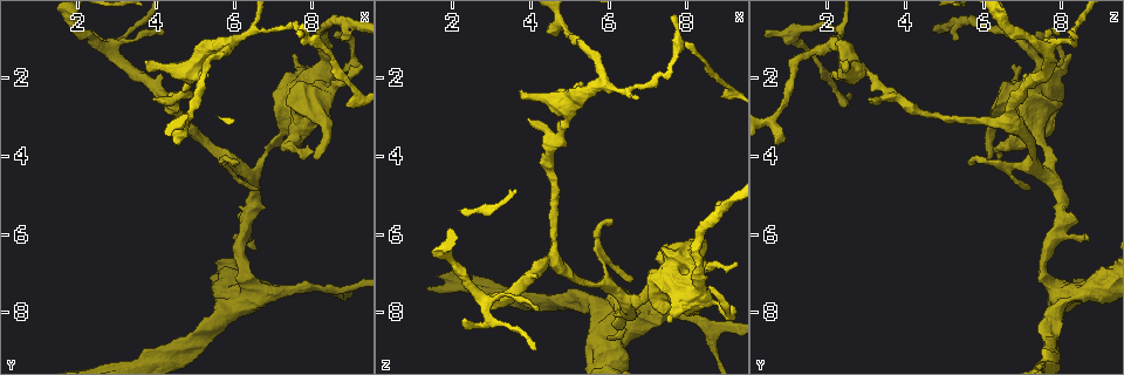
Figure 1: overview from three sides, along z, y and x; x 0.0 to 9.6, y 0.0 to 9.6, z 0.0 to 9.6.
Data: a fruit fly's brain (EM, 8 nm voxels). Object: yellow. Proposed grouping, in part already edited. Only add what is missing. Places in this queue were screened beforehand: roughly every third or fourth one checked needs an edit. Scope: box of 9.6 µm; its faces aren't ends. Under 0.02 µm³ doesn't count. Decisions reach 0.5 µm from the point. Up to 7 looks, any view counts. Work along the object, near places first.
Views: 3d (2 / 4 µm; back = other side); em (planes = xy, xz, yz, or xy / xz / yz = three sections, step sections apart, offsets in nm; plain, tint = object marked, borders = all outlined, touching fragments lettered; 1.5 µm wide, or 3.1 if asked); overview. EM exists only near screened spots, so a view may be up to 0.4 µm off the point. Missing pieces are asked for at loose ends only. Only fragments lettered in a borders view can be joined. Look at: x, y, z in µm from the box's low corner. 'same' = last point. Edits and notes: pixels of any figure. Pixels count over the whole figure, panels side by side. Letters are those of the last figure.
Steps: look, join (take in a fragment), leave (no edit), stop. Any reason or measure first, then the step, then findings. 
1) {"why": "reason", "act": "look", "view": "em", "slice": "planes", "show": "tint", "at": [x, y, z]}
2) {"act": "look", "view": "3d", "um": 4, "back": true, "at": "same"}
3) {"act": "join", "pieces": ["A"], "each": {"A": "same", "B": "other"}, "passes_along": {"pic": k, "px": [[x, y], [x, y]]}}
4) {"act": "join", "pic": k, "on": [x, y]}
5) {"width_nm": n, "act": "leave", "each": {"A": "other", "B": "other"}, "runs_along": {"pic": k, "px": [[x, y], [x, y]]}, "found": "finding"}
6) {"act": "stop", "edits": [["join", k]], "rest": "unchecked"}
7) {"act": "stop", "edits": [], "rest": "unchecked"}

{"why": "an open end", "act": "look", "view": "3d", "um": 2, "at": [5.35, 1.85, 2.20]}

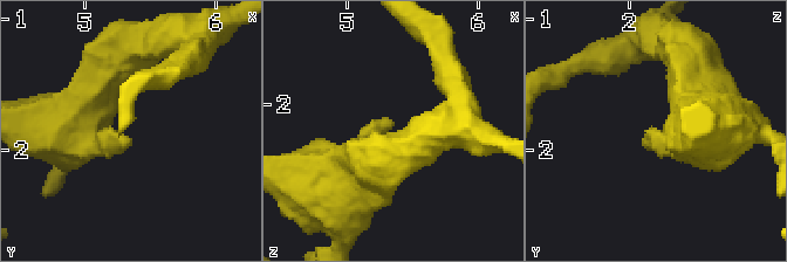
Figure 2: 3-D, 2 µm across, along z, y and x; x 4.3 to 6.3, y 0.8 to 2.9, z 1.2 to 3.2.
{"why": "need the tissue", "act": "look", "view": "em", "slice": "xy", "step": 8, "show": "borders", "at": [5.36, 1.88, 2.14]}

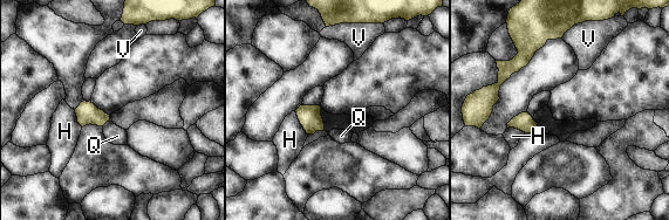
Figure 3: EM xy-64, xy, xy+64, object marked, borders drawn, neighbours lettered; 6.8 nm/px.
{"act": "leave", "each": {"H": "other", "Q": "other", "V": "other"}, "found": "none of them fits"}

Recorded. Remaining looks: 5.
{"why": "branch stops here", "act": "look", "view": "em", "slice": "yz", "step": 4, "show": "borders", "at": [4.25, 0.85, 7.95]}

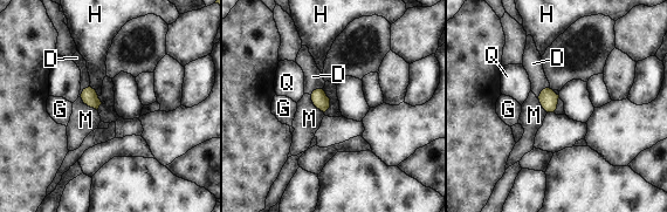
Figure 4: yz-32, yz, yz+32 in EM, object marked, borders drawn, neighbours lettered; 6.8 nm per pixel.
{"why": "another direction", "act": "look", "view": "em", "slice": "xz", "step": 4, "show": "borders", "at": "same"}

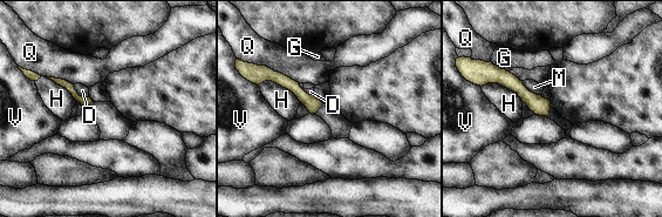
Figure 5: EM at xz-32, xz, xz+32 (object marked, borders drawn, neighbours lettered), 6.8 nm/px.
{"longest_contact_nm": ["H", 320], "act": "leave", "each": {"D": "other", "G": "other", "H": "other", "M": "other", "Q": "other", "V": "other"}, "border": {"pic": 5, "px": [[521, 81], [530, 90], [540, 95]]}, "found": "none of them fits"}

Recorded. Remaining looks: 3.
{"why": "an open end", "act": "look", "view": "3d", "um": 4, "at": [8.70, 1.00, 5.30]}

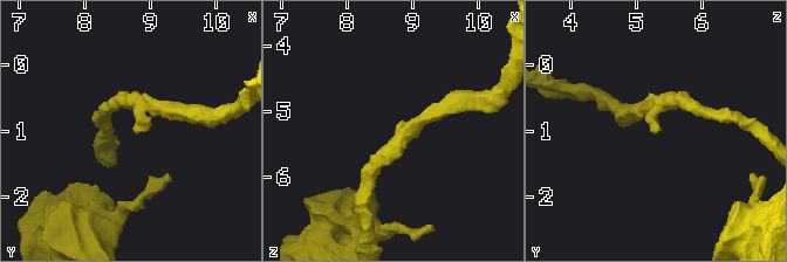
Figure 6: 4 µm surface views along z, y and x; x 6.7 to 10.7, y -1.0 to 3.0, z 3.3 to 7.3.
{"arm_widths_nm": [220, 220], "act": "look", "view": "em", "slice": "xz", "step": 8, "show": "borders", "at": [8.80, 1.05, 5.35]}

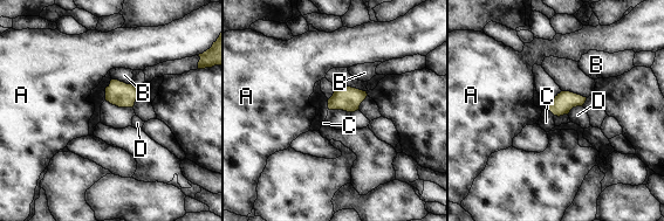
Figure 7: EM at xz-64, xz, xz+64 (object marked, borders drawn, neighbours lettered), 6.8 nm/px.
{"act": "leave", "each": {"A": "other", "B": "other", "C": "other", "D": "other"}, "border": {"pic": 7, "px": [[582, 105], [574, 106], [567, 114]]}, "found": "no lettered fragment goes on from it"}

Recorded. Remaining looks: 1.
{"act": "stop", "edits": [], "rest": "unchecked"}

